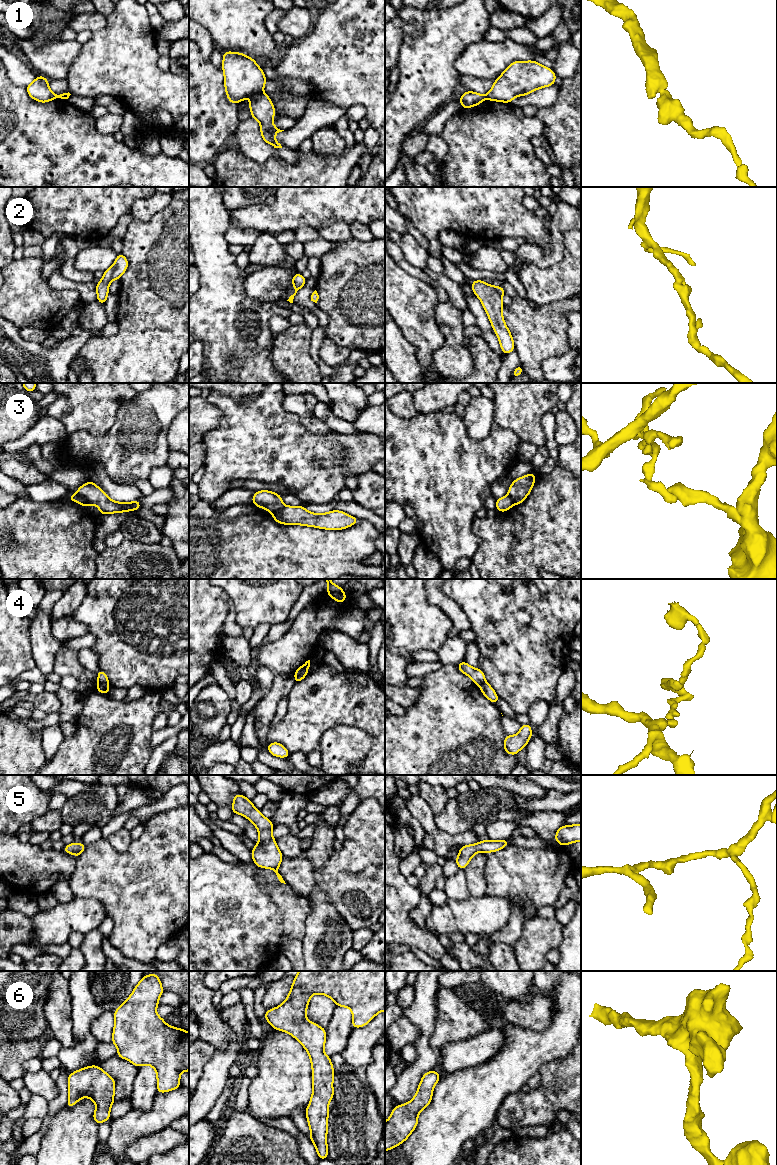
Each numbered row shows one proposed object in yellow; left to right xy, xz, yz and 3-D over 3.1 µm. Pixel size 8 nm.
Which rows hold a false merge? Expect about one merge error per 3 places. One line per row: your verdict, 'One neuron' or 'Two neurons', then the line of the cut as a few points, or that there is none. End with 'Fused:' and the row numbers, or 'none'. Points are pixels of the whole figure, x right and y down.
1: Two neurons. Split along xz (260, 91), (251, 96)
2: One neuron. No split
3: Two neurons. Split along xy (72, 495), (78, 499), (84, 499), (89, 504)
4: Two neurons. Split along xy (98, 682), (106, 682), (108, 684)
5: One neuron. No split
6: One neuron. No split
Fused: 1, 3, 4

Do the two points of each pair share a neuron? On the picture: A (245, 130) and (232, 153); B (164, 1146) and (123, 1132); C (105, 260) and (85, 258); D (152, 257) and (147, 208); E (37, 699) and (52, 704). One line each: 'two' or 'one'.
A: two
B: two
C: one
D: two
E: one

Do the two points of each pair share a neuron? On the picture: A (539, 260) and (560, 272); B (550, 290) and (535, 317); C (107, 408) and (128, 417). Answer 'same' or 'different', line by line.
A: different
B: different
C: different

